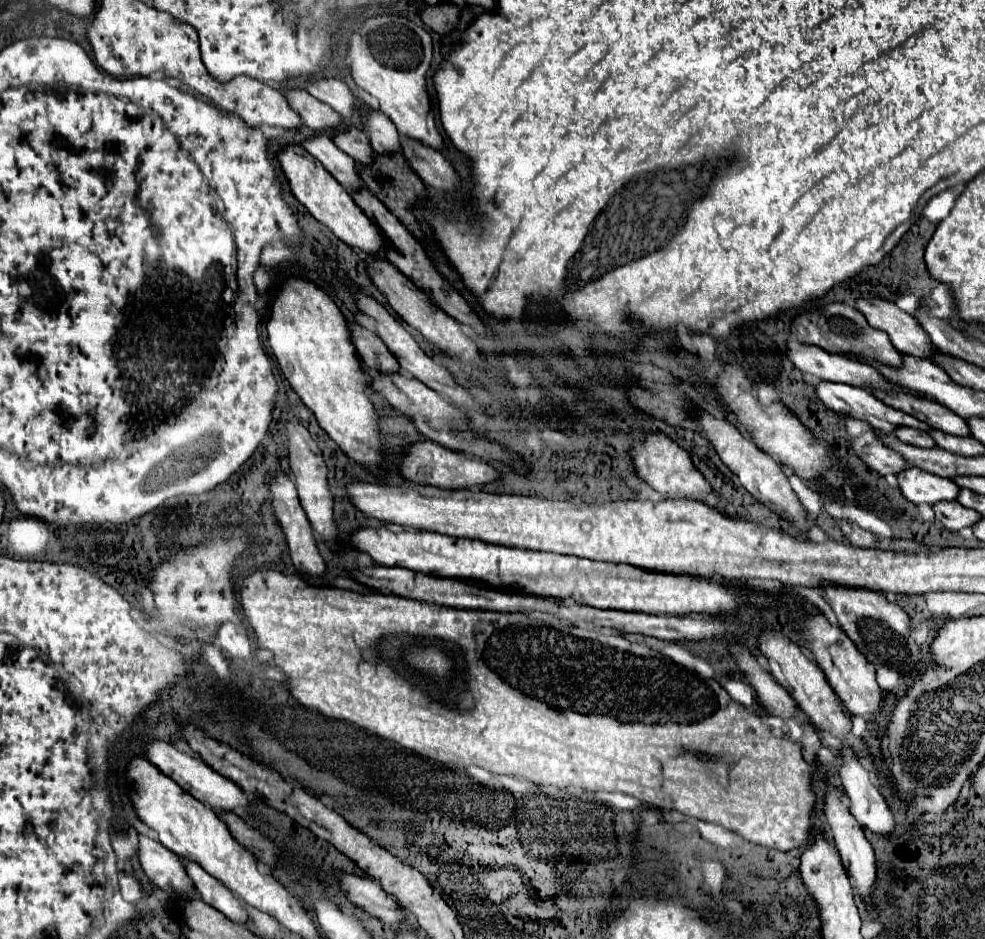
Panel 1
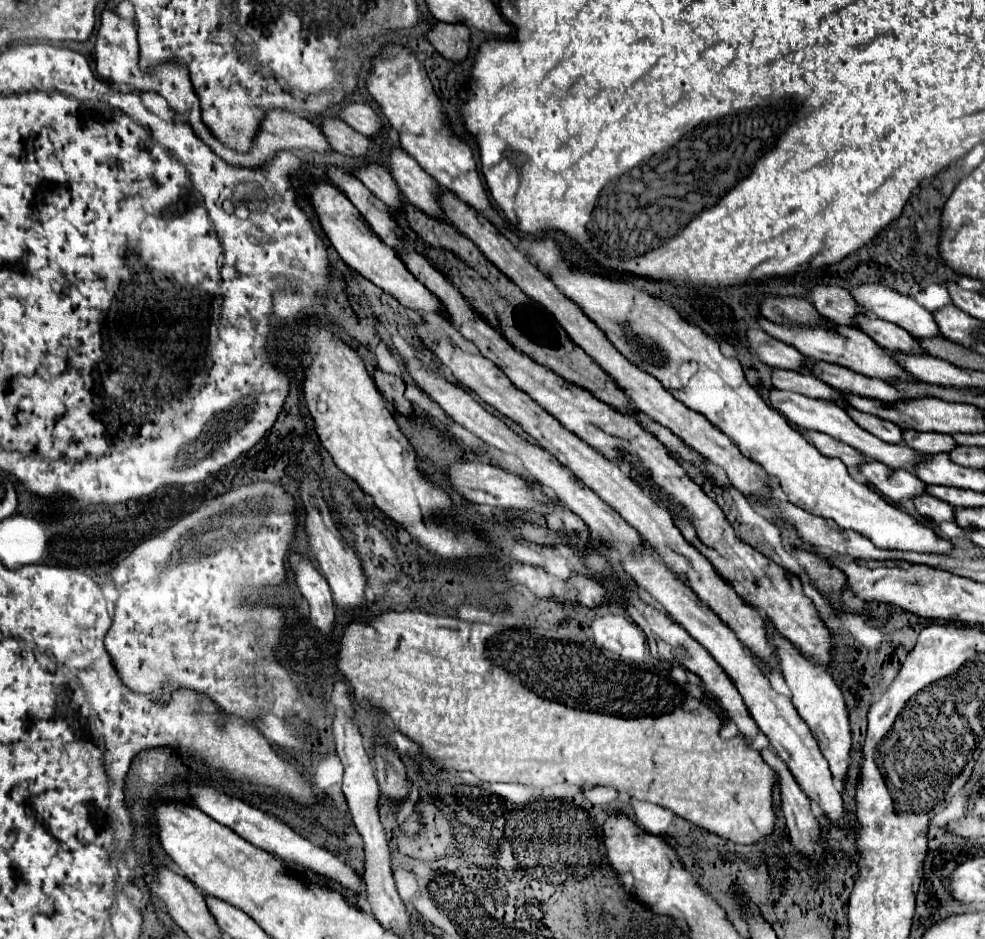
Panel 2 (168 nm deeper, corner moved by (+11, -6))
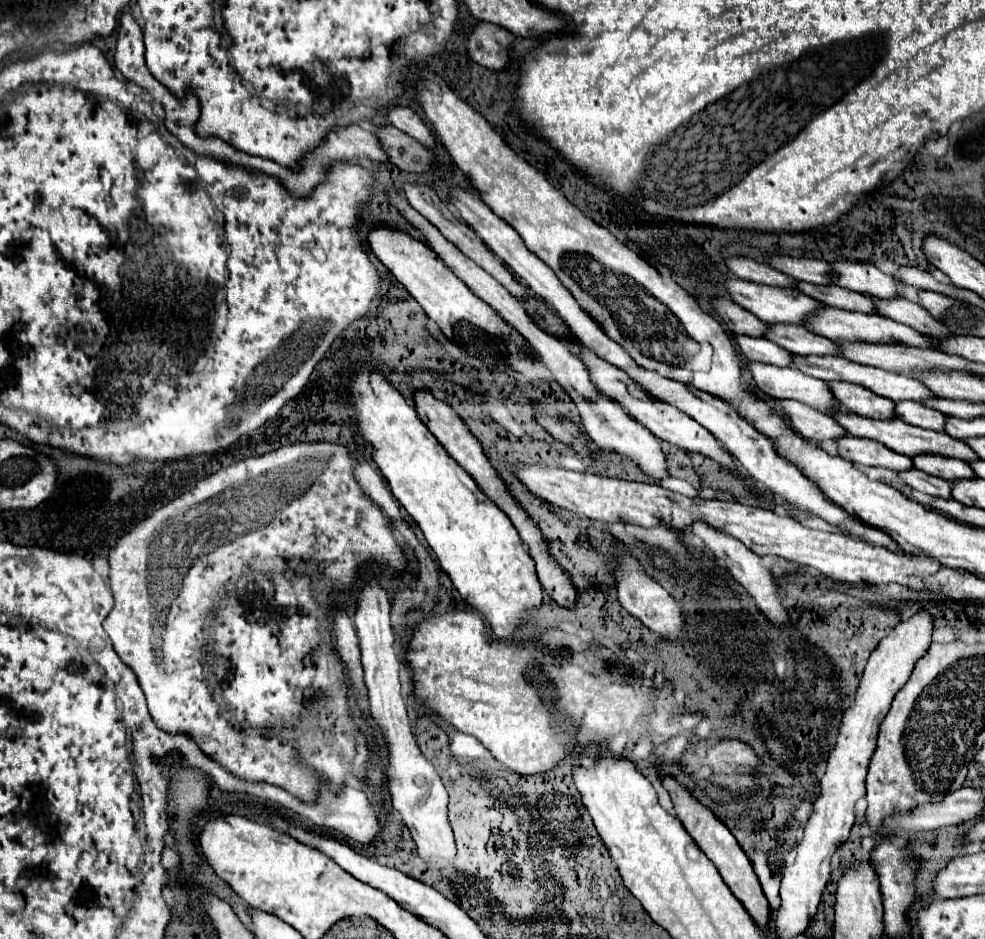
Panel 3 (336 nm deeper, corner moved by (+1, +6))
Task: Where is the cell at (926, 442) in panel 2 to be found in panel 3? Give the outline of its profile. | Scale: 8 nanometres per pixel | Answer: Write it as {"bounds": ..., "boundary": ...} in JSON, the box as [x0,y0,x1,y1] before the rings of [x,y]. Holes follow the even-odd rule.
{"bounds":[894,400,946,432],"boundary":[[[900,400],[894,402],[894,412],[900,420],[918,426],[918,428],[928,428],[936,432],[944,432],[944,420],[946,416],[938,410],[926,408],[924,404],[918,404],[914,400]]]}

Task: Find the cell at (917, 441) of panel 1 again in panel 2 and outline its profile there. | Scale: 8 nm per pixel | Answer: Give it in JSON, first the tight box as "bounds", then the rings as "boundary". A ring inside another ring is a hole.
{"bounds":[846,408,904,444],"boundary":[[[848,408],[846,412],[852,416],[852,420],[856,420],[856,424],[860,424],[864,430],[872,432],[876,438],[880,438],[884,442],[890,442],[890,444],[904,442],[902,440],[902,430],[896,428],[896,424],[892,424],[888,420],[880,420],[880,418],[872,416],[872,414],[864,414],[864,412],[856,410],[856,408]]]}

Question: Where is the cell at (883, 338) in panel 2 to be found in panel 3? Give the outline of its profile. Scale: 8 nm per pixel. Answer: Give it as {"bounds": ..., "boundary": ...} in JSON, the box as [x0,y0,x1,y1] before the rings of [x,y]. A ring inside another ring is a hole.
{"bounds":[794,280,876,314],"boundary":[[[796,280],[794,284],[798,284],[798,292],[802,294],[810,294],[814,296],[814,300],[822,300],[822,304],[826,306],[834,306],[834,308],[842,308],[842,310],[854,310],[854,312],[866,312],[866,314],[876,314],[874,304],[868,296],[860,294],[860,292],[850,292],[846,288],[840,286],[816,286],[816,284],[806,284]]]}

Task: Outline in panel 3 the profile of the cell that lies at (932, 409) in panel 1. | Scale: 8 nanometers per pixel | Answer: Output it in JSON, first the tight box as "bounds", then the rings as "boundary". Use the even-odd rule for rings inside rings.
{"bounds":[766,324,840,356],"boundary":[[[770,324],[770,336],[766,338],[778,344],[780,348],[786,348],[788,352],[794,352],[800,356],[810,356],[810,354],[840,356],[834,342],[794,324]]]}

